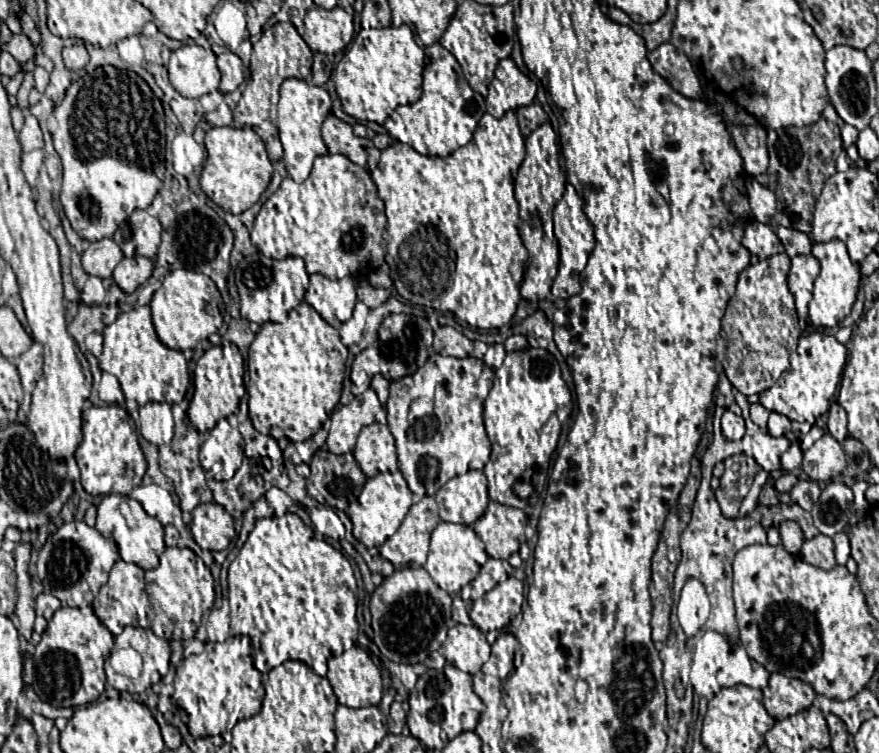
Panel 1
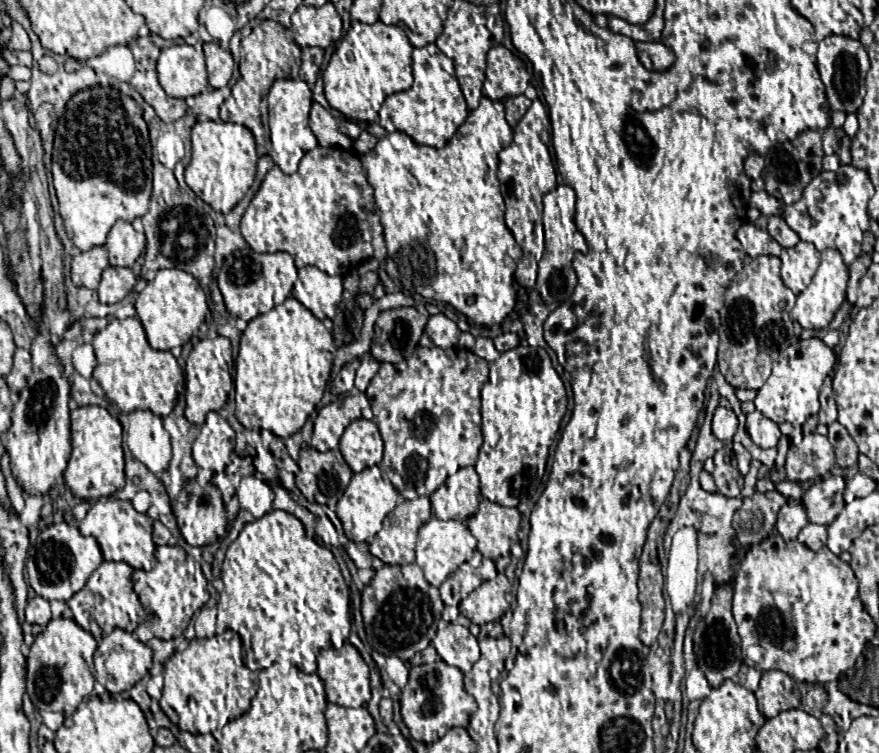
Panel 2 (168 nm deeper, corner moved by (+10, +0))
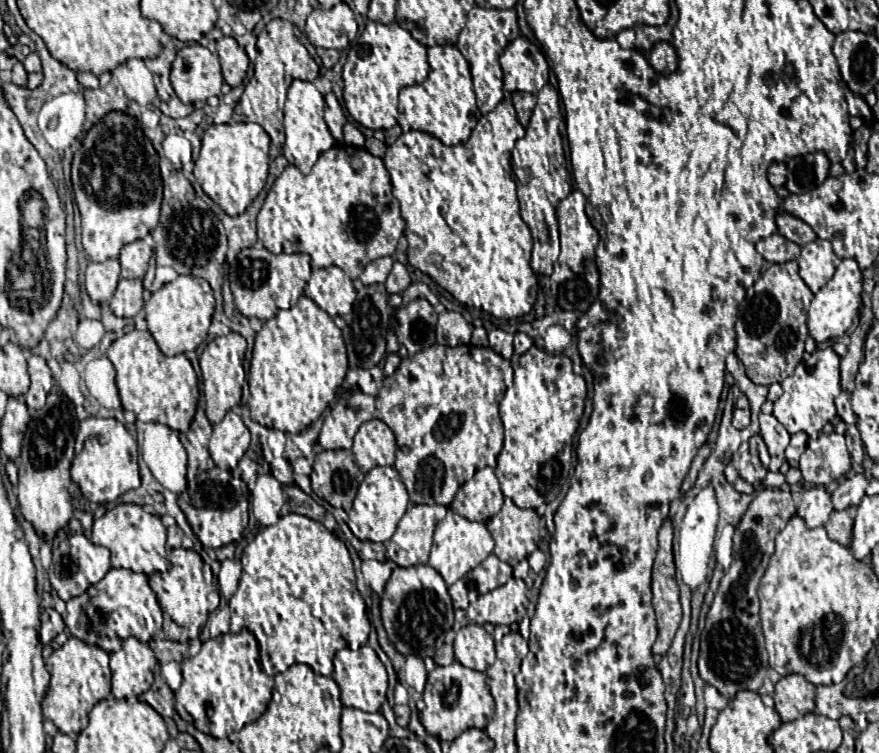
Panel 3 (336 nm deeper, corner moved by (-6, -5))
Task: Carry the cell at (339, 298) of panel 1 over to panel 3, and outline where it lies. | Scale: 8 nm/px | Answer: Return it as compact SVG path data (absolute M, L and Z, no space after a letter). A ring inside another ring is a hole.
M340 267L314 269L304 293L314 299L316 305L324 309L330 317L344 317L346 313L350 313L356 299L352 279Z

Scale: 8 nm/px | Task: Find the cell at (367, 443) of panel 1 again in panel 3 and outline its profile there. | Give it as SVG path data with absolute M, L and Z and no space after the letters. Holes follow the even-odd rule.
M370 419L360 425L358 433L354 435L354 457L356 465L368 473L376 465L394 465L396 455L396 439L392 429L380 421Z

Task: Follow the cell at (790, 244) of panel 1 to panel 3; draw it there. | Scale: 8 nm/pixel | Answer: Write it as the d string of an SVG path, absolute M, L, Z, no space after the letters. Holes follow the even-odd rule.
M778 213L776 225L780 235L784 235L788 241L794 241L798 245L808 245L816 239L816 233L812 231L812 227L790 213Z

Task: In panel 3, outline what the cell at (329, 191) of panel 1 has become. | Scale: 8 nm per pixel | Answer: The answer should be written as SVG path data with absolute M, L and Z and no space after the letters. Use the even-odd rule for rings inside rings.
M334 145L318 157L308 175L302 175L294 165L288 165L282 171L264 199L256 225L258 239L272 253L308 253L312 257L312 267L336 265L348 273L350 279L358 279L370 261L394 255L406 223L402 221L398 201L392 195L390 175L384 161L364 147Z

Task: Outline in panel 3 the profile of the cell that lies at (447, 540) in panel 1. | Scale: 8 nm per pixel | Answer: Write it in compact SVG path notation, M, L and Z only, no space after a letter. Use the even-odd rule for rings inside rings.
M448 507L448 515L436 525L434 545L430 551L428 565L442 575L446 585L452 585L460 577L464 577L470 569L480 565L492 553L492 549L494 549L494 539L484 523L472 523L466 517L458 515L452 507Z

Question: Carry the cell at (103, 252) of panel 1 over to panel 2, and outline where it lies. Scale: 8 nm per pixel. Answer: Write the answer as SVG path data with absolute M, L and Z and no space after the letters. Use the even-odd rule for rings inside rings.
M104 246L78 252L72 258L72 282L76 286L86 286L96 290L100 284L100 274L108 266L108 250Z

